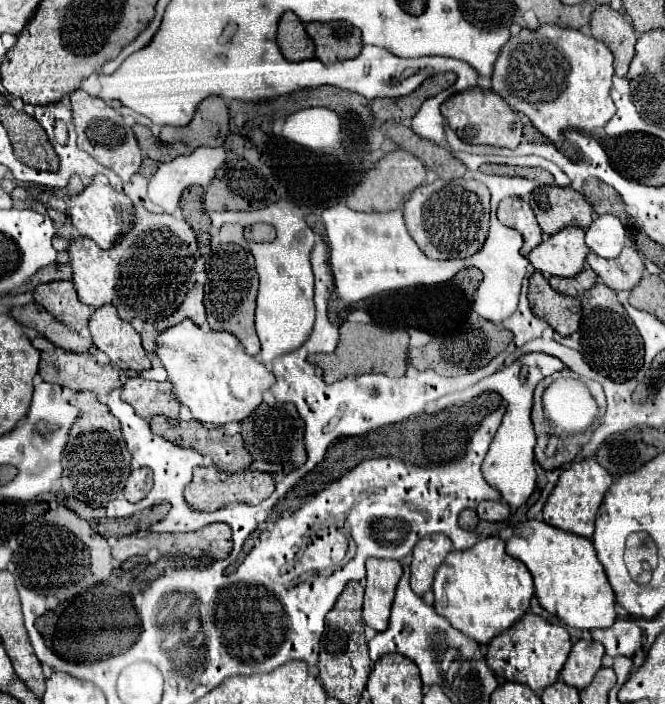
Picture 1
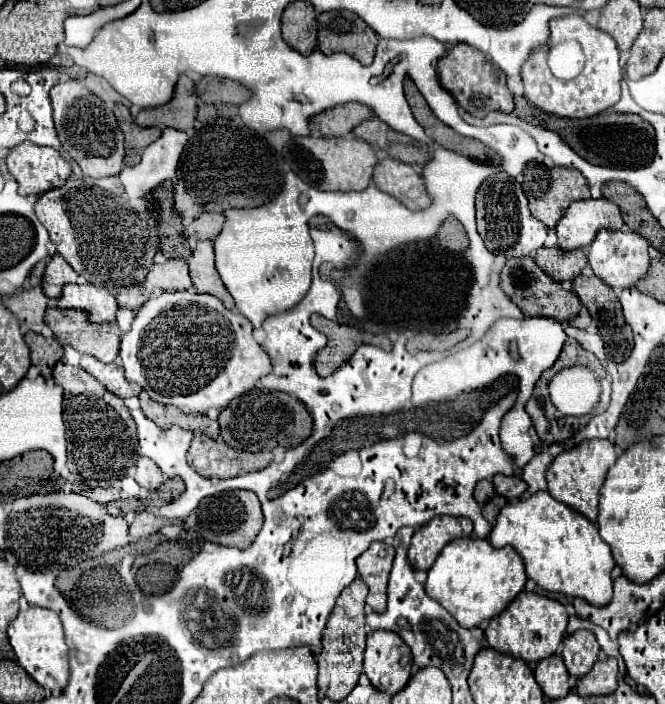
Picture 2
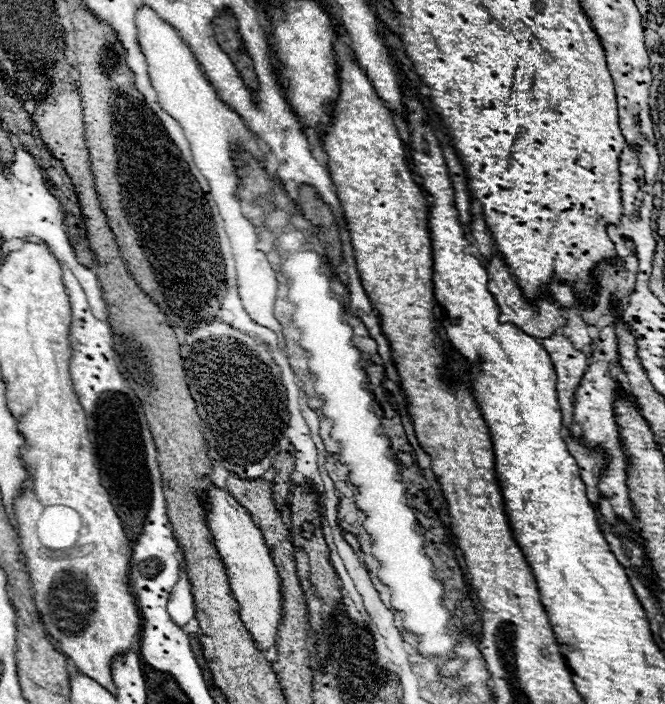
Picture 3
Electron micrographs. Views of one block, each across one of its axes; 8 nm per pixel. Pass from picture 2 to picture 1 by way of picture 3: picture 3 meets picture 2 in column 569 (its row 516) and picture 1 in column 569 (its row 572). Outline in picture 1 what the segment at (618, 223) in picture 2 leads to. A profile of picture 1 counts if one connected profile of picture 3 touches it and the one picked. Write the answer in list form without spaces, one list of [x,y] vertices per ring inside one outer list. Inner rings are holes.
[[[568,226],[534,248],[528,254],[528,260],[544,276],[570,278],[582,270],[588,252],[590,248],[584,242],[584,230]]]

